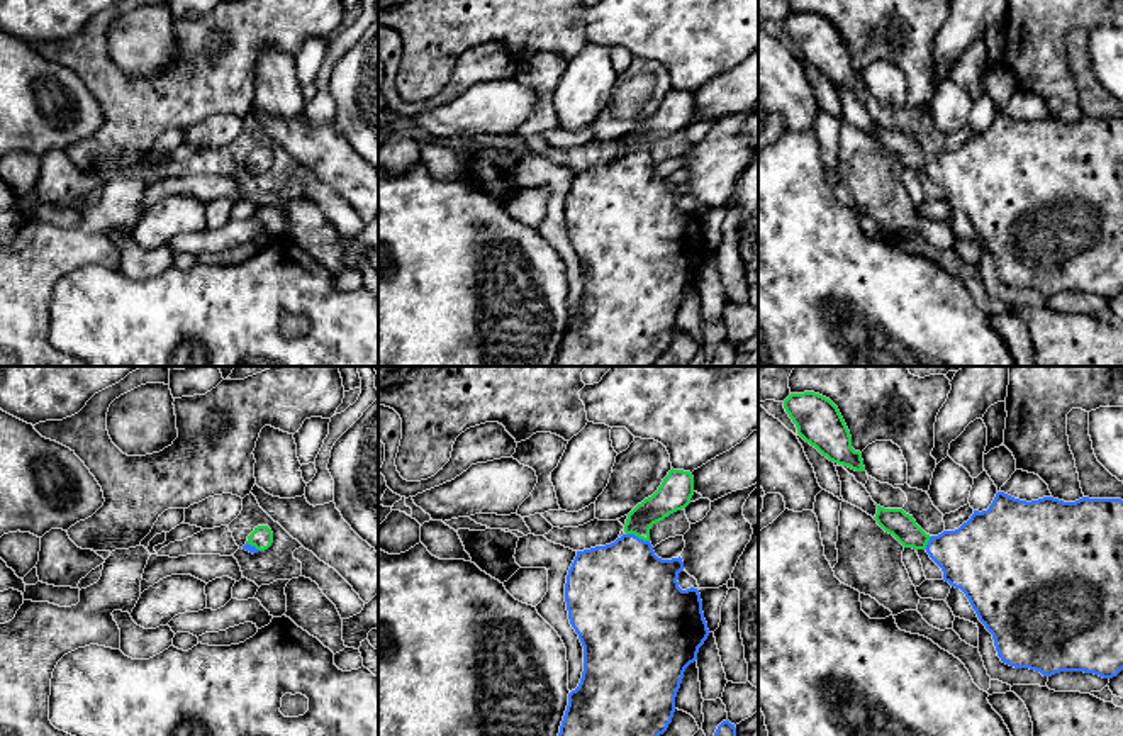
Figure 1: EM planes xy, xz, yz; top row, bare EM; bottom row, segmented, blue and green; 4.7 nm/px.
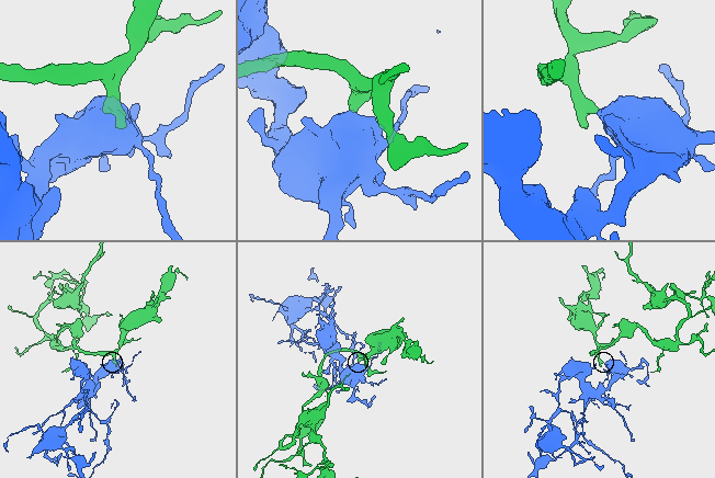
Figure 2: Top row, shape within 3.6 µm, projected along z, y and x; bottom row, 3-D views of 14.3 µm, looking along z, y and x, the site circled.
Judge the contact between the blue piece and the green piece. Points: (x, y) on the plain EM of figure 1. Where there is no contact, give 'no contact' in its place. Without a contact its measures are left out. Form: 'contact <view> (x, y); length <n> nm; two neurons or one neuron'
contact xz (636, 156); length 120 nm; one neuron

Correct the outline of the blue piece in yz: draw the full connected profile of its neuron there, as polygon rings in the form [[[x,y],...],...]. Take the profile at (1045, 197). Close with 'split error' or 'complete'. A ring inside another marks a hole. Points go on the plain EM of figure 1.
[[[997,112],[987,131],[974,131],[970,139],[955,151],[943,151],[938,156],[926,154],[902,129],[884,129],[877,125],[874,137],[877,144],[892,154],[904,168],[925,170],[930,178],[941,188],[943,200],[960,209],[969,219],[979,241],[992,254],[997,276],[1003,283],[1014,288],[1030,288],[1043,297],[1060,292],[1084,292],[1103,298],[1113,298],[1123,290],[1123,120],[1121,119],[1089,119],[1082,117],[1076,122],[1064,122],[1053,117],[1038,120],[1020,120],[1004,112]]]; split error

